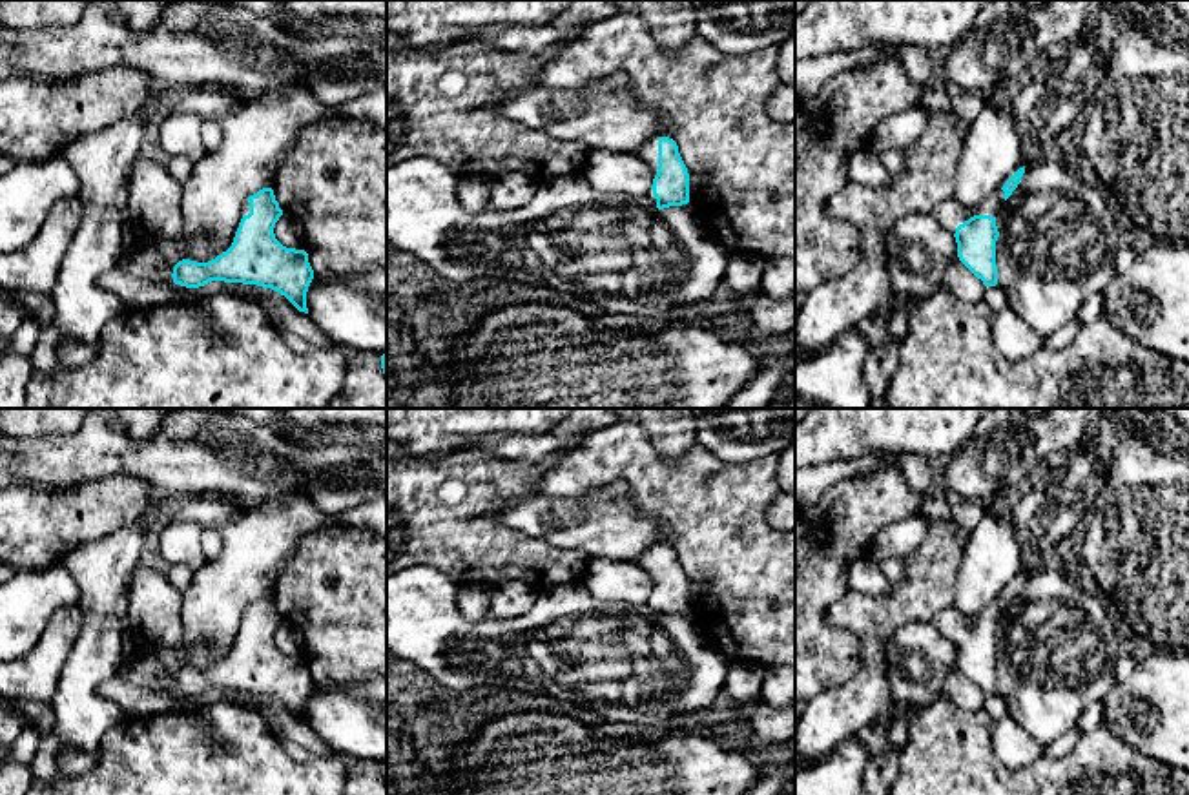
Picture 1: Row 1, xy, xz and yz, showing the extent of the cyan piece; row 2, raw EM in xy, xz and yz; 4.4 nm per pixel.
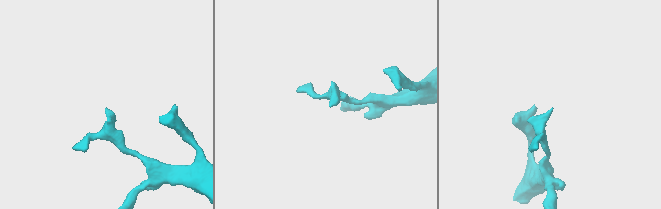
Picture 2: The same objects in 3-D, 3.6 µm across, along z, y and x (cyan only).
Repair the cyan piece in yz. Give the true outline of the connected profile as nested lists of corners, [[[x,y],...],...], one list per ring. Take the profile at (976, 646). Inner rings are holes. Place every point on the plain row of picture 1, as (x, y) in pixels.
[[[1025,574],[1019,576],[1005,594],[983,611],[972,625],[954,605],[934,616],[934,625],[954,642],[959,669],[983,689],[985,695],[998,693],[996,649],[999,645],[996,627],[1001,614],[1018,596]]]

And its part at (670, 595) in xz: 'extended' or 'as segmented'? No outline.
extended

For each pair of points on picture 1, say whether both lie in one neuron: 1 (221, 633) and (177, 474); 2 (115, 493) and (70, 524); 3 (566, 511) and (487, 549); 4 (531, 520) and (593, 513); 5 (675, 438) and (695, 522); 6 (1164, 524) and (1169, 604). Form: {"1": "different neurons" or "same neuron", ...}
{"1": "different neurons", "2": "same neuron", "3": "different neurons", "4": "same neuron", "5": "different neurons", "6": "same neuron"}

